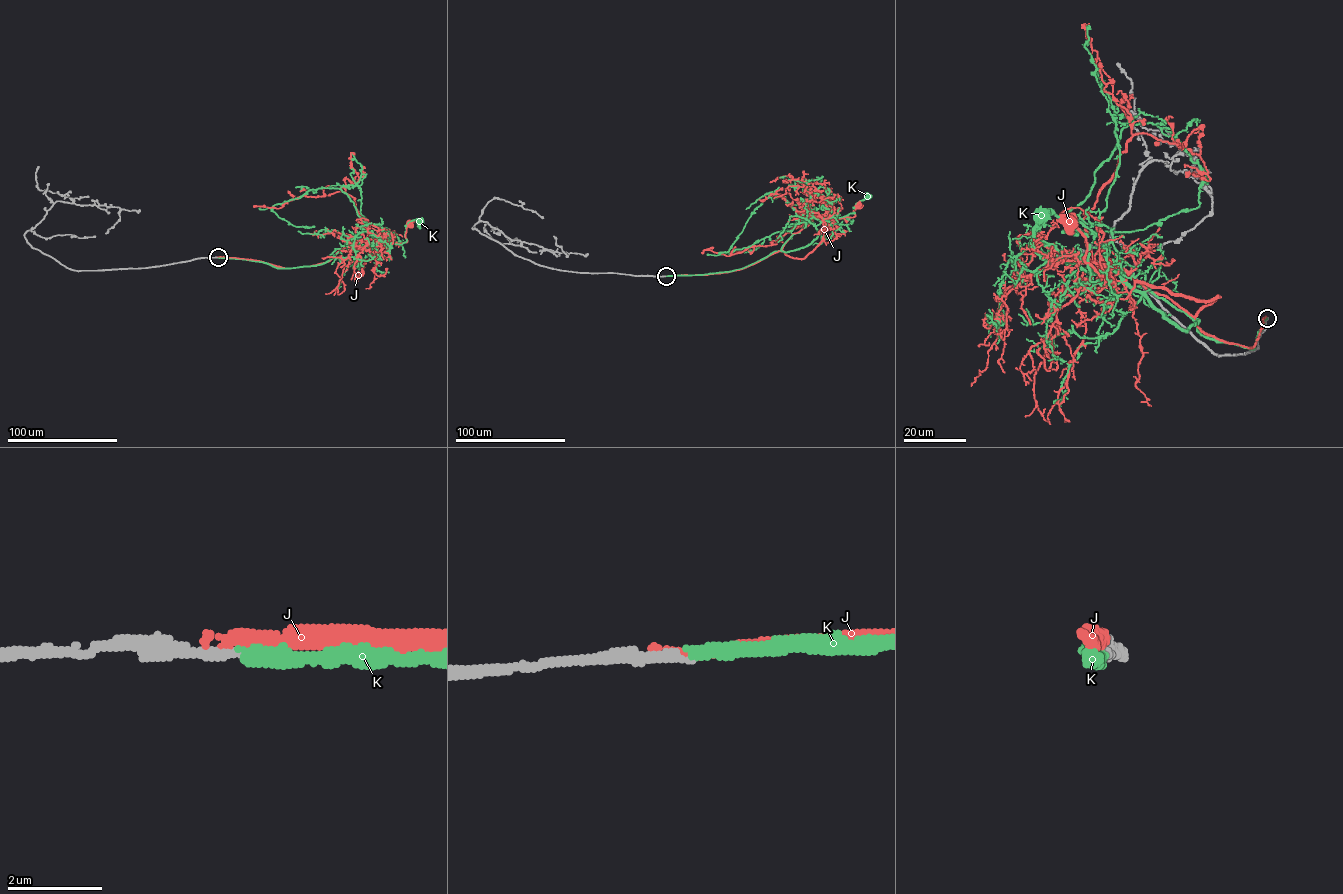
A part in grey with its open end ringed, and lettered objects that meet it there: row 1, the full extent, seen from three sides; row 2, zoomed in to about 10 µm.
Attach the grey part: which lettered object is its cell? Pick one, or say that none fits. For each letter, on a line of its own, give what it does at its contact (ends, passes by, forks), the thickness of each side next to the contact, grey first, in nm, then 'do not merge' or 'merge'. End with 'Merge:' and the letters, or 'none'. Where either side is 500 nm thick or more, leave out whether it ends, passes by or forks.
J: it ends; calibres 280 and 260 nm; do not merge
K: it ends; calibres 220 and 280 nm; merge
Merge: K

